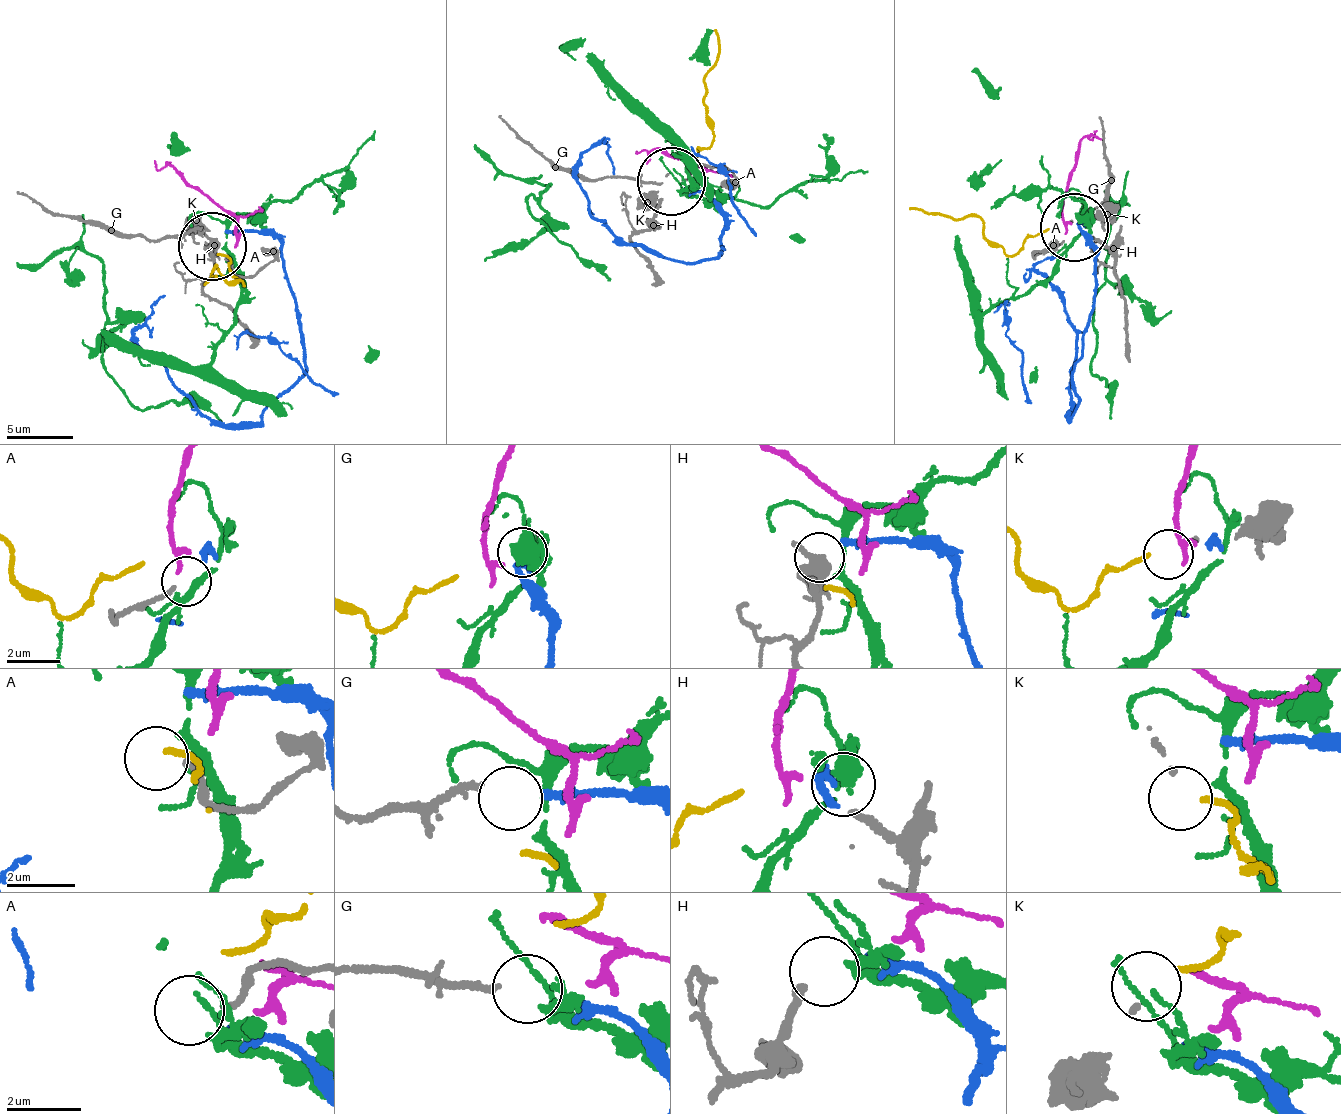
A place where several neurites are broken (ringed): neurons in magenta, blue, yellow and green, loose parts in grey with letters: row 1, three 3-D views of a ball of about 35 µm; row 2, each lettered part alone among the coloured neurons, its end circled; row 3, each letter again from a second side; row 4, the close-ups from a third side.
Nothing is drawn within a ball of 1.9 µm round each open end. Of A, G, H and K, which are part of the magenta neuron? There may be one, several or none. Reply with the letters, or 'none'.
none

